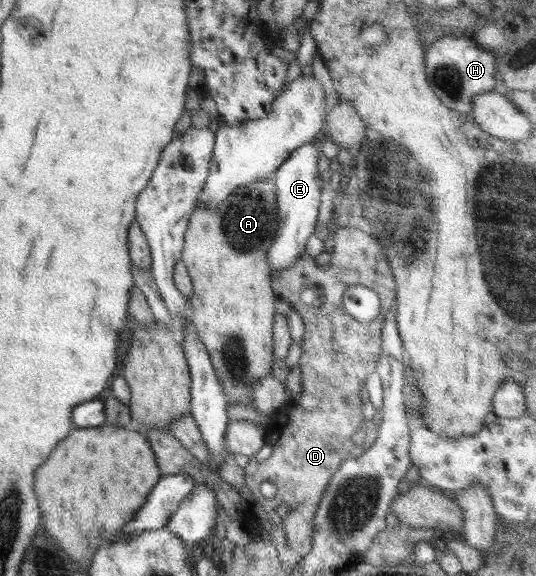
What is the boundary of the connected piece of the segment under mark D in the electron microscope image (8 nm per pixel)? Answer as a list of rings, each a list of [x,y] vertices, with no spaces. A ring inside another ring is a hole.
[[[339,226],[334,227],[332,231],[332,236],[335,239],[335,247],[334,251],[331,254],[330,262],[328,265],[323,266],[316,266],[314,264],[314,260],[310,258],[310,256],[306,256],[304,254],[304,258],[298,258],[296,260],[296,264],[294,266],[290,266],[290,268],[286,268],[286,270],[280,270],[280,272],[272,272],[271,273],[271,288],[275,296],[280,296],[284,300],[288,301],[290,304],[290,308],[296,309],[298,315],[304,319],[304,335],[301,341],[302,347],[302,358],[300,358],[300,362],[297,366],[302,371],[301,377],[301,385],[302,385],[302,394],[300,394],[300,398],[298,401],[293,403],[292,408],[290,408],[290,412],[284,412],[284,414],[280,414],[278,418],[275,420],[280,428],[279,438],[276,438],[276,443],[272,443],[273,449],[271,452],[270,457],[268,460],[264,460],[263,462],[257,462],[252,460],[248,466],[244,468],[245,470],[245,480],[246,487],[251,490],[251,493],[254,495],[254,500],[259,502],[262,506],[265,506],[265,511],[267,514],[270,515],[269,523],[270,526],[278,525],[279,530],[283,530],[285,533],[285,538],[288,541],[288,544],[291,546],[292,550],[296,551],[302,557],[305,554],[308,554],[312,548],[312,536],[314,532],[314,524],[313,518],[314,514],[316,514],[316,510],[318,510],[318,504],[320,504],[320,498],[322,498],[322,494],[324,494],[324,490],[326,490],[326,486],[328,486],[330,482],[330,478],[334,477],[334,474],[339,470],[339,467],[342,465],[342,462],[345,462],[347,458],[356,458],[362,456],[369,448],[370,445],[373,444],[377,435],[377,427],[372,425],[371,422],[366,421],[363,417],[362,412],[362,388],[365,387],[364,382],[370,374],[377,372],[377,362],[379,361],[379,357],[381,354],[381,331],[383,328],[384,322],[384,315],[388,313],[388,309],[392,307],[392,303],[395,302],[396,299],[396,283],[394,282],[394,275],[392,272],[392,261],[388,262],[386,259],[386,255],[384,255],[384,251],[382,251],[382,245],[376,241],[376,237],[372,236],[370,233],[366,233],[366,231],[362,231],[360,229],[356,229],[356,227],[352,226]],[[352,285],[364,285],[370,287],[372,290],[377,292],[380,300],[380,314],[376,316],[376,318],[372,319],[369,323],[362,323],[358,322],[353,316],[350,316],[344,305],[342,304],[343,301],[343,294],[345,290]],[[266,480],[274,483],[277,486],[277,493],[275,495],[275,501],[272,503],[269,498],[263,498],[262,495],[259,493],[259,486],[262,482],[266,482]],[[287,503],[290,508],[287,516],[280,518],[275,512],[275,504]]]

